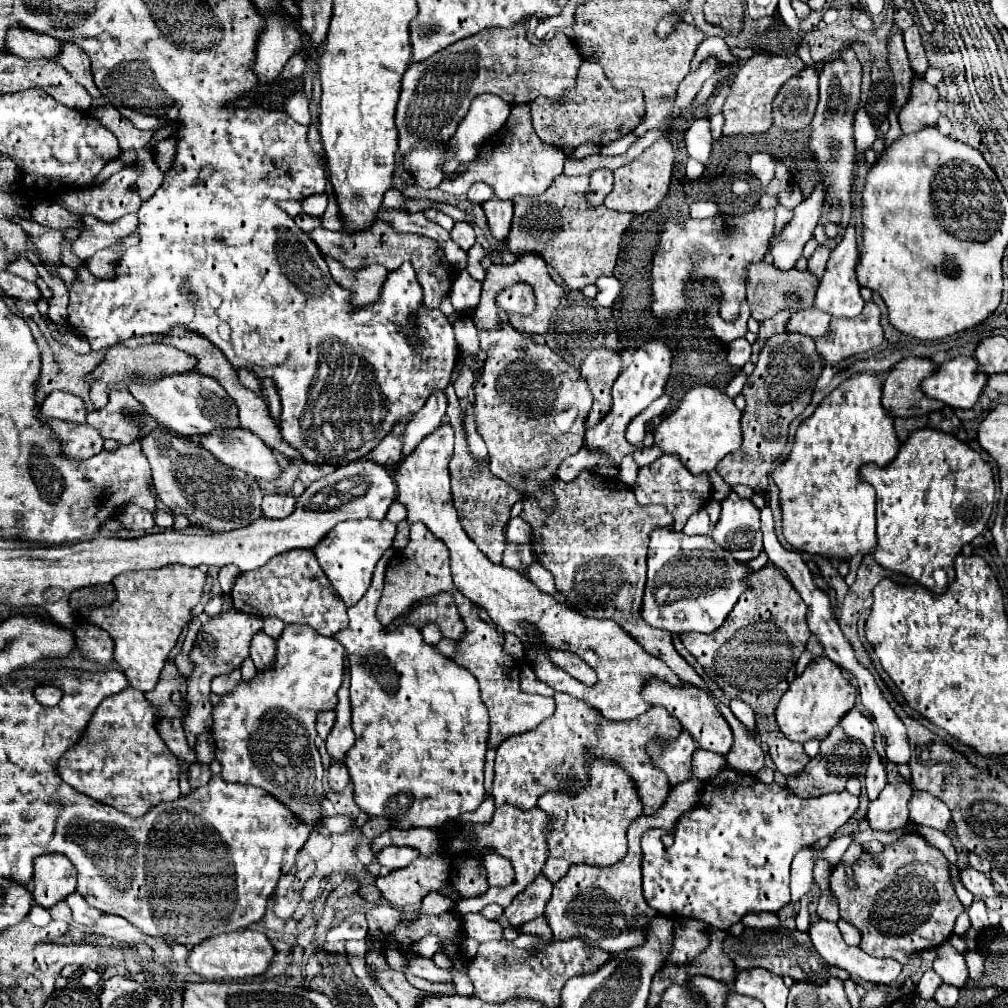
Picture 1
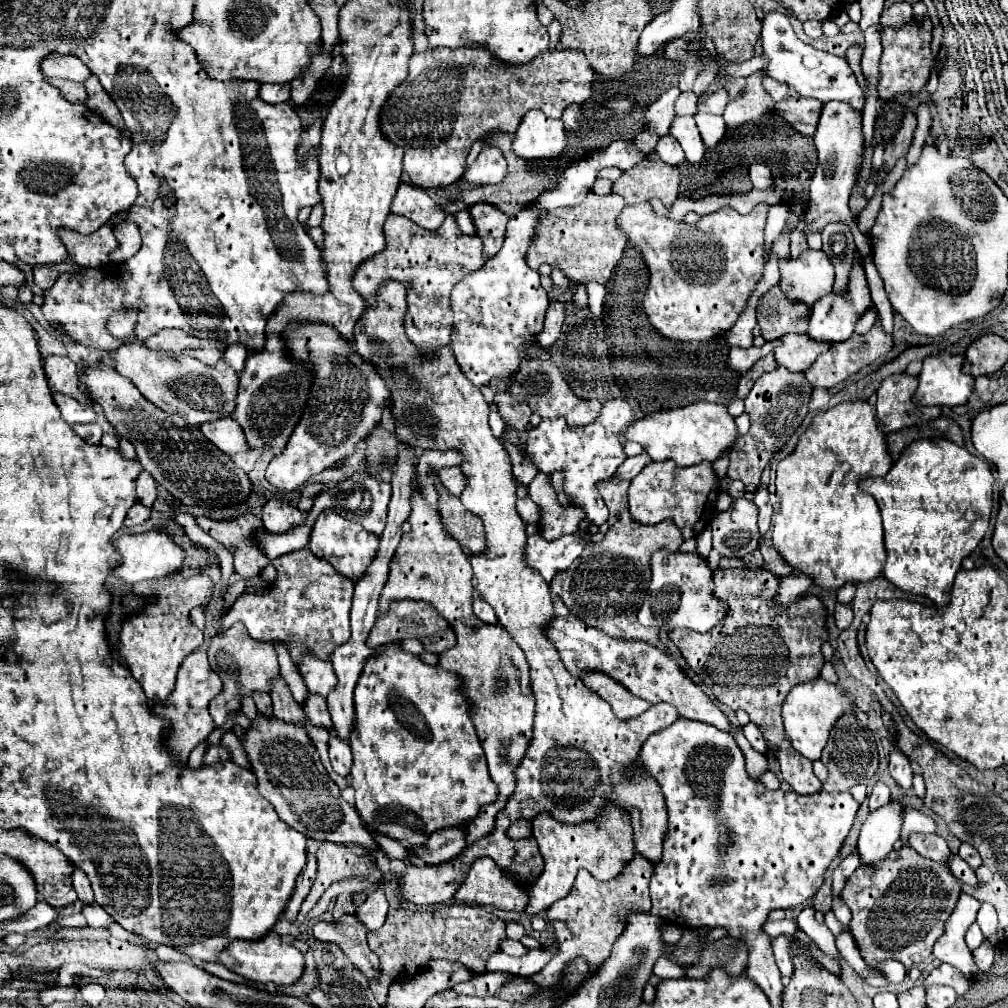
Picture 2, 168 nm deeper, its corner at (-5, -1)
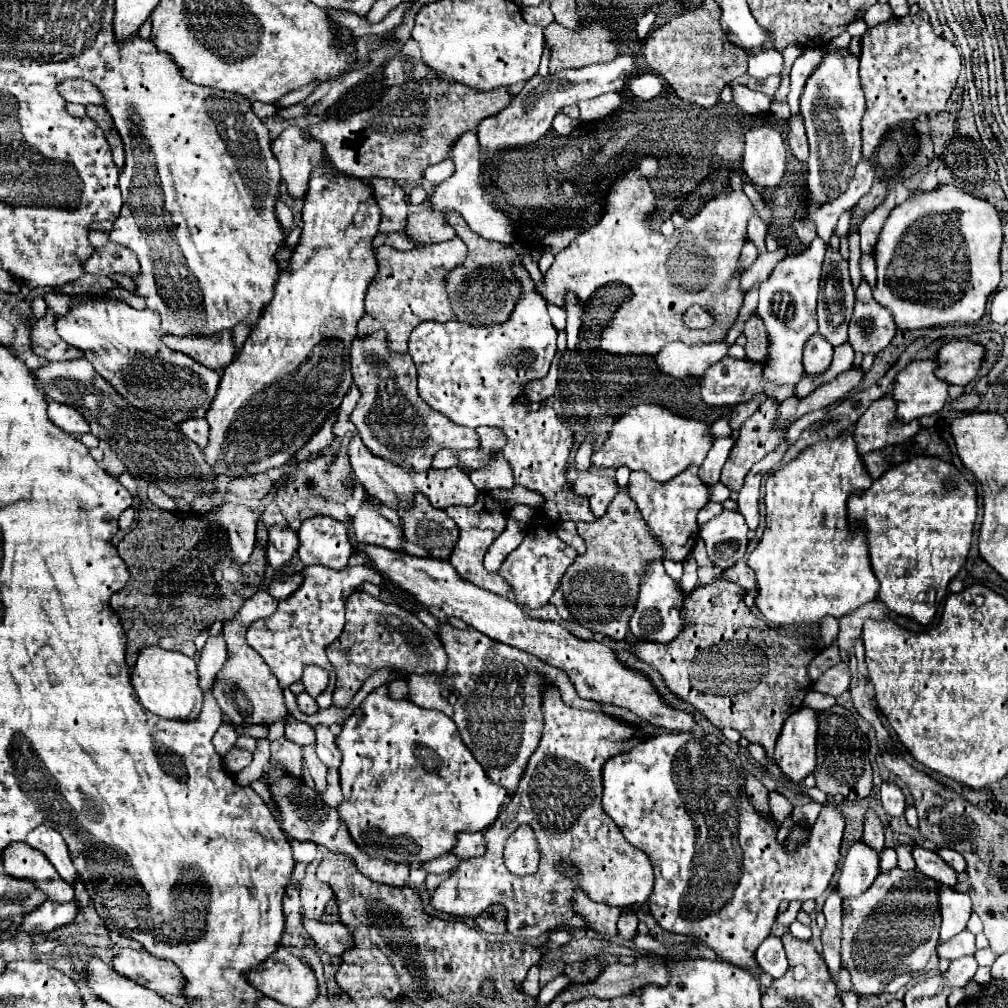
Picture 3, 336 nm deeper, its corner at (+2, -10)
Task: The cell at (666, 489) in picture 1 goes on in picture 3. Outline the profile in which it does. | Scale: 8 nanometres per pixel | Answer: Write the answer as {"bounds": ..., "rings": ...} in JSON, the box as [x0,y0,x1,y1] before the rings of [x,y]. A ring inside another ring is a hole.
{"bounds":[627,466,709,562],"rings":[[[697,466],[687,468],[667,482],[655,482],[645,472],[631,472],[627,492],[643,514],[643,520],[649,524],[653,536],[657,536],[665,546],[665,558],[683,562],[691,554],[699,536],[697,512],[709,502],[709,488],[699,480]]]}

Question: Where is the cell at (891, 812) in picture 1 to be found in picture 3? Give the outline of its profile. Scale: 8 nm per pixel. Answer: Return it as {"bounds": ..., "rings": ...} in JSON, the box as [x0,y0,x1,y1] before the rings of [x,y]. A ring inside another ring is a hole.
{"bounds":[837,840,879,898],"rings":[[[857,840],[849,846],[841,876],[837,880],[837,892],[841,892],[841,898],[859,896],[873,884],[873,880],[879,876],[879,852],[871,846],[867,846],[863,840]]]}

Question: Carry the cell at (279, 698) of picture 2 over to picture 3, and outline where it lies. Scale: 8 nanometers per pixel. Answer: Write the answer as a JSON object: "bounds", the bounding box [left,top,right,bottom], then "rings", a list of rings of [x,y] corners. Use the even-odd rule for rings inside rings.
{"bounds":[269,736,303,776],"rings":[[[281,736],[271,742],[271,760],[269,764],[281,764],[293,776],[301,776],[301,760],[303,760],[303,746],[291,742],[289,738]]]}

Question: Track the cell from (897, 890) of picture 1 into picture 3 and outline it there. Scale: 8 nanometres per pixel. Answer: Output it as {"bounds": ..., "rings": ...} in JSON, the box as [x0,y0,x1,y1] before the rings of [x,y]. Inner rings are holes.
{"bounds":[841,868,941,996],"rings":[[[893,868],[889,872],[881,872],[877,880],[857,898],[843,900],[843,938],[841,938],[841,962],[849,968],[853,978],[853,992],[859,996],[881,994],[883,986],[891,982],[895,976],[907,972],[919,972],[927,966],[929,958],[937,952],[939,944],[939,926],[941,926],[941,910],[939,910],[939,890],[941,884],[919,870],[901,870]]]}

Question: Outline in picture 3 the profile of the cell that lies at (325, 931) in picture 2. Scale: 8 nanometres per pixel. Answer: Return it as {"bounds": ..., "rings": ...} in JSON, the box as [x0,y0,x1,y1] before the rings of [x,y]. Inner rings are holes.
{"bounds":[303,920,355,958],"rings":[[[303,920],[303,926],[311,940],[315,942],[317,950],[341,958],[347,950],[355,946],[353,936],[349,934],[349,928],[345,928],[343,922],[319,922],[319,920]]]}

